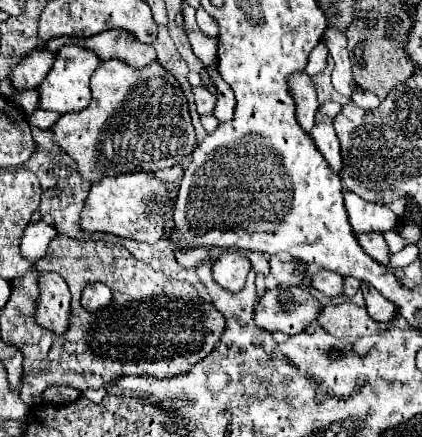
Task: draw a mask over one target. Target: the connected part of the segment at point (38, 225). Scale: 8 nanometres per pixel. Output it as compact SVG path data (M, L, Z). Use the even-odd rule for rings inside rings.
M43 220L35 222L35 224L29 224L25 234L23 234L23 240L21 240L21 254L29 262L37 262L39 258L45 256L47 246L55 236L57 236L55 226L49 226Z

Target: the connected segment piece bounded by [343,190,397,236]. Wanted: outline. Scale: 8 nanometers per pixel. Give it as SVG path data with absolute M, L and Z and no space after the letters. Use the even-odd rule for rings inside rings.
M345 190L343 196L345 210L349 214L349 224L355 236L363 232L387 232L397 228L397 216L389 210L389 206L365 202L357 194L351 194L349 190Z

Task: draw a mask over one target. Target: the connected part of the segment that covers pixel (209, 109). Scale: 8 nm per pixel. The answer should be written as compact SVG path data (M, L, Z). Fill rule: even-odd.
M203 86L193 88L193 94L195 94L197 112L199 112L201 116L209 116L209 114L213 114L213 108L215 108L217 98L215 98L207 88L203 88Z

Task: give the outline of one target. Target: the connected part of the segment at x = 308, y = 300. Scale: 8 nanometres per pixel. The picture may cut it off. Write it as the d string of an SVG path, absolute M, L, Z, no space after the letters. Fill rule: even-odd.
M287 286L267 290L255 306L255 324L267 332L283 332L287 336L303 334L317 320L321 304L311 298L303 286Z

